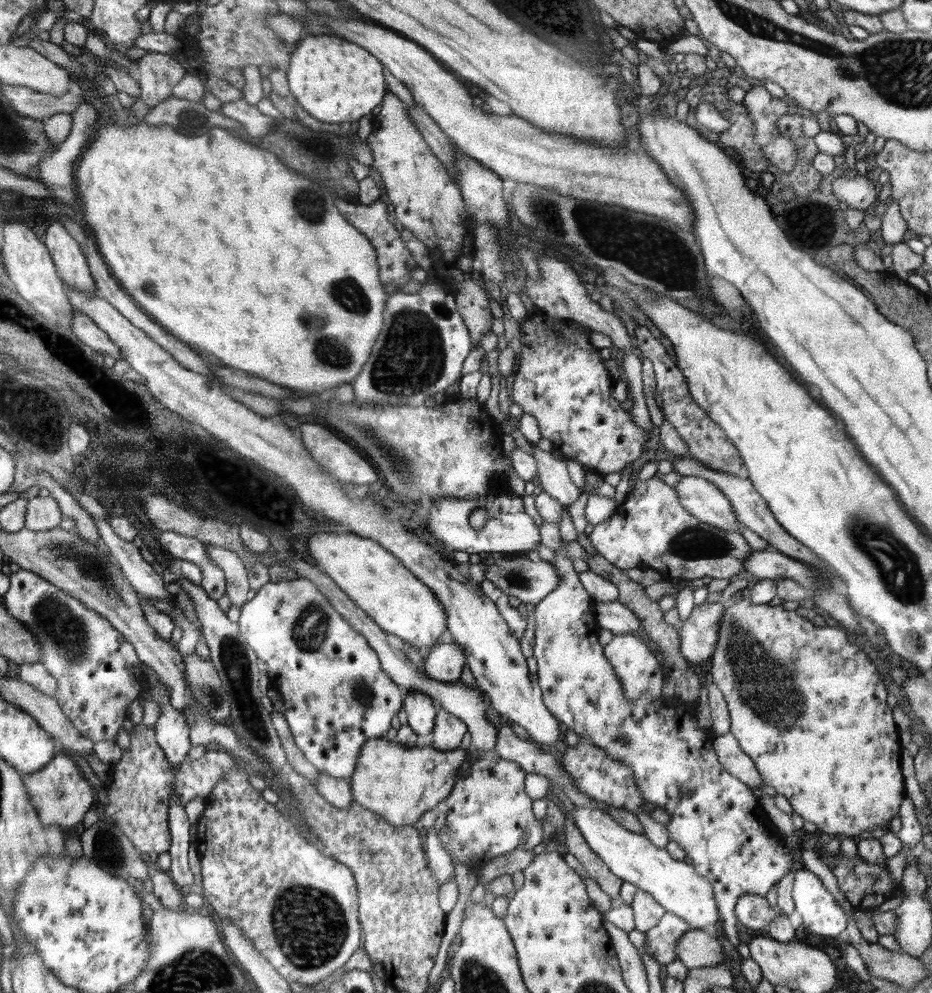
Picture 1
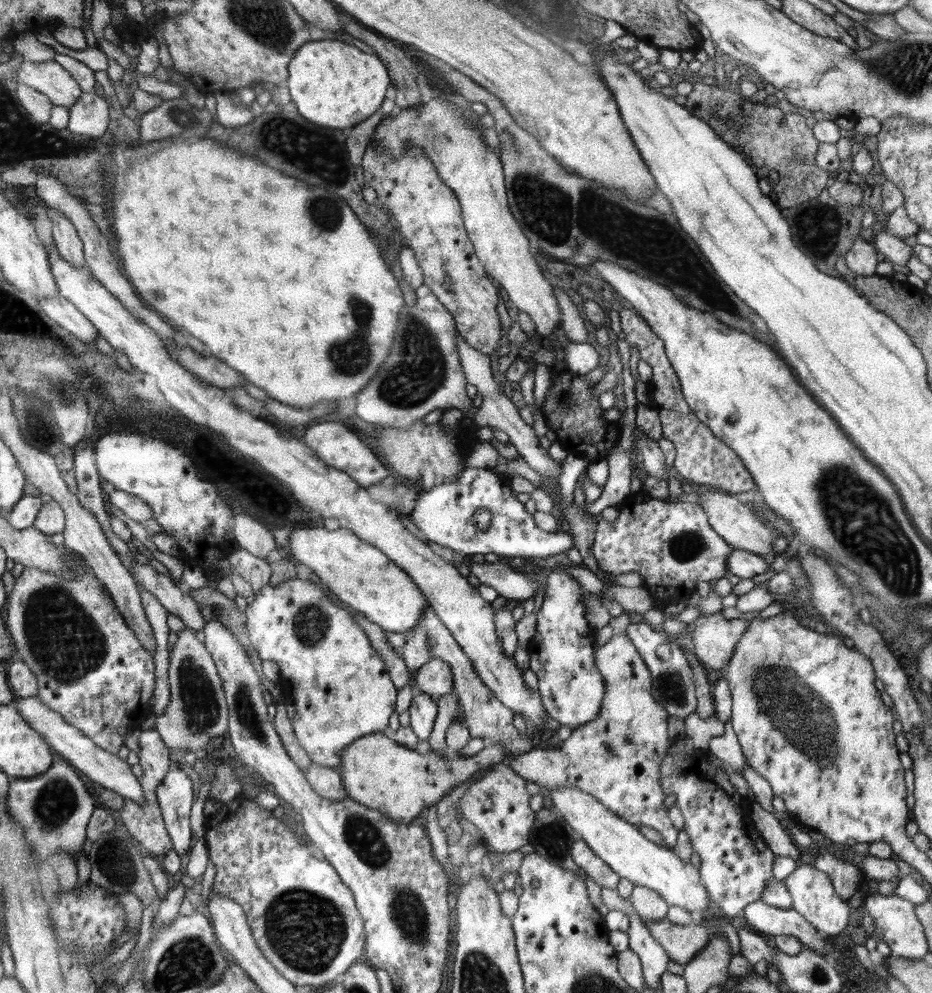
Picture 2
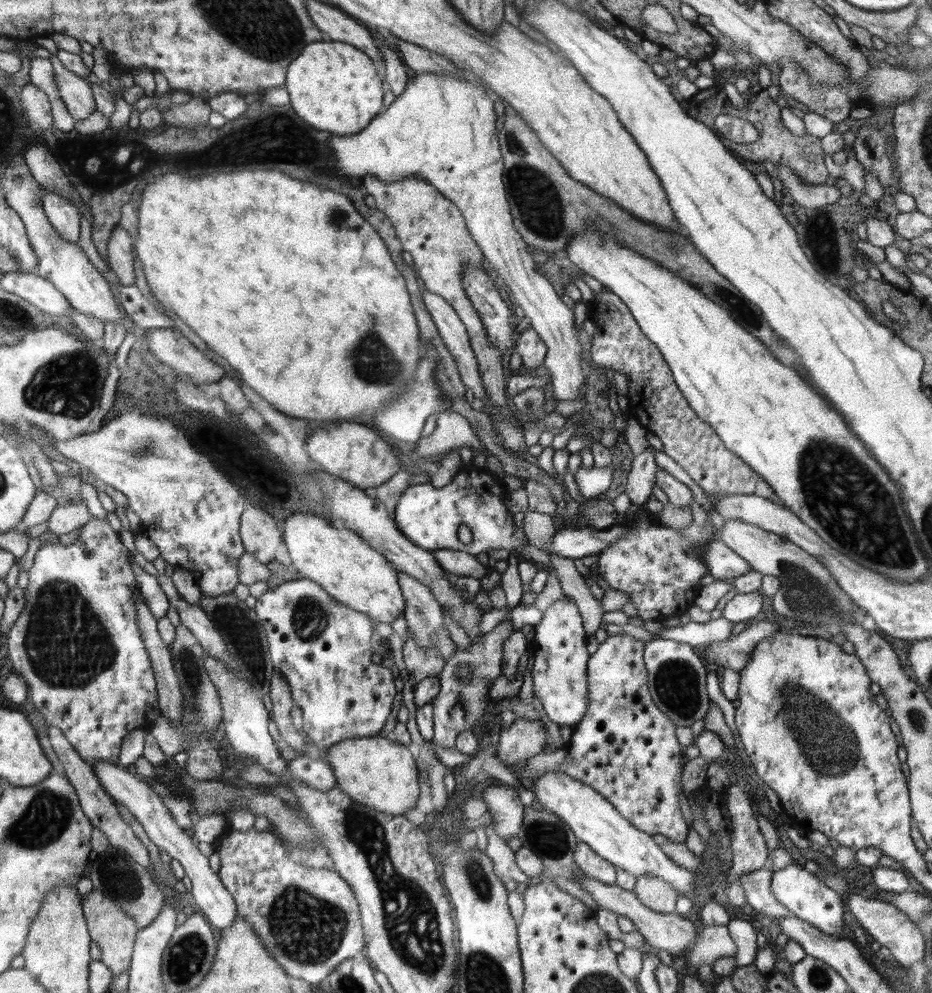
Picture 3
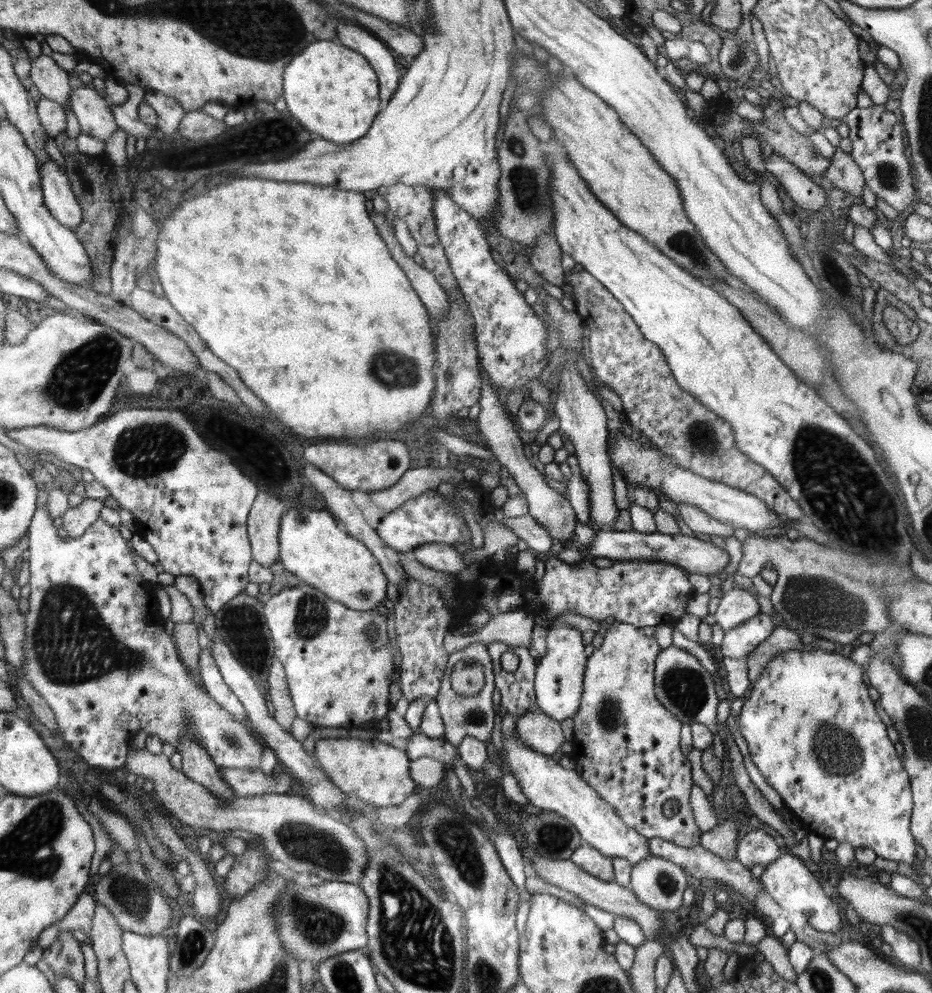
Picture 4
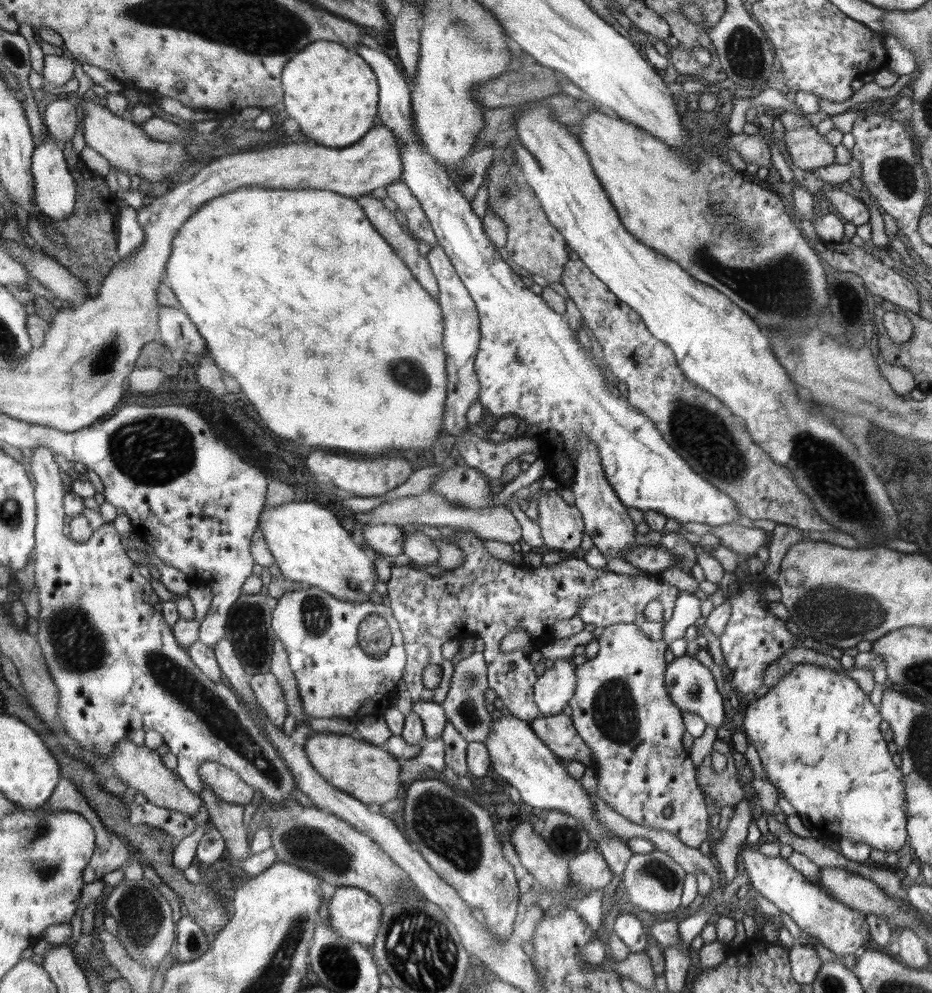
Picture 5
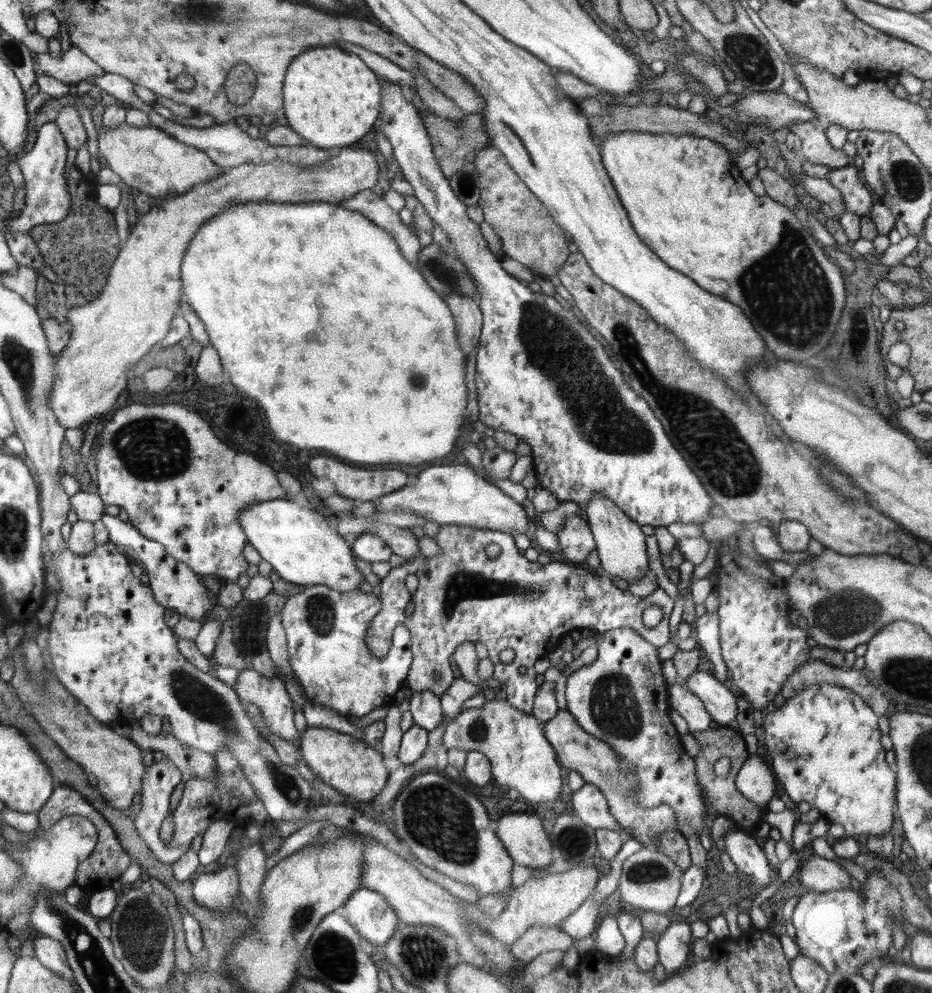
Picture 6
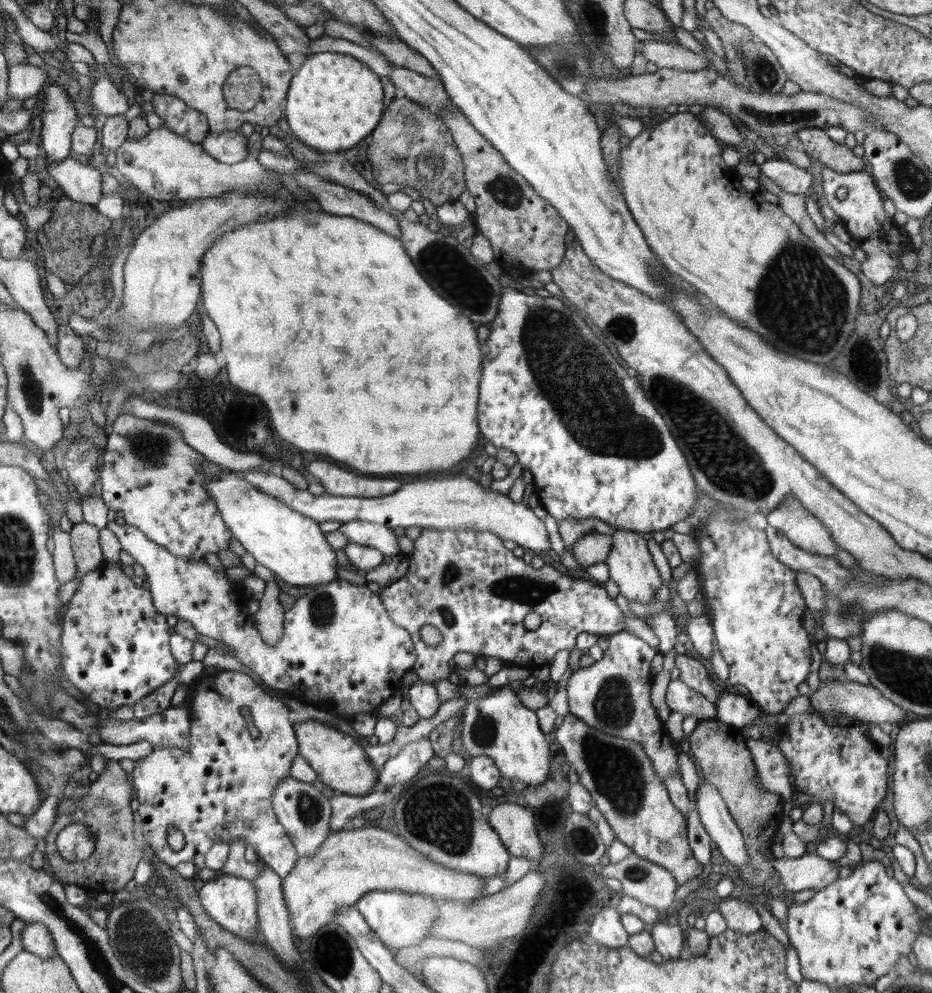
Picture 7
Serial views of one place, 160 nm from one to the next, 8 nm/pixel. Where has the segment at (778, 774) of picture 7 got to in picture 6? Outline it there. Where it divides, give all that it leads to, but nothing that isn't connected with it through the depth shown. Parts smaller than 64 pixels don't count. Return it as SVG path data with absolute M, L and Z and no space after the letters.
M758 754L749 755L735 778L738 792L763 809L777 797L777 783L774 771Z

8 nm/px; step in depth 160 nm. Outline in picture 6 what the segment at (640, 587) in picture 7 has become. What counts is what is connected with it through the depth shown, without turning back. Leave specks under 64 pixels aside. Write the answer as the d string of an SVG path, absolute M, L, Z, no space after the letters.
M594 493L585 505L587 521L594 535L595 549L598 551L605 575L610 578L618 576L628 583L632 580L642 580L649 570L649 559L646 546L647 536L642 533L641 526L626 516L626 513L618 508L613 500L602 493Z

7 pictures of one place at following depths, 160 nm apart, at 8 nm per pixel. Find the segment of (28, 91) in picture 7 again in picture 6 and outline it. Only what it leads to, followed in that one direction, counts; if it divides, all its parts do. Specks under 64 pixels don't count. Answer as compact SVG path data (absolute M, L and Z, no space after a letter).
M74 46L60 55L36 53L35 60L33 66L36 76L46 75L60 80L64 85L77 85L90 77L105 74L100 65Z

